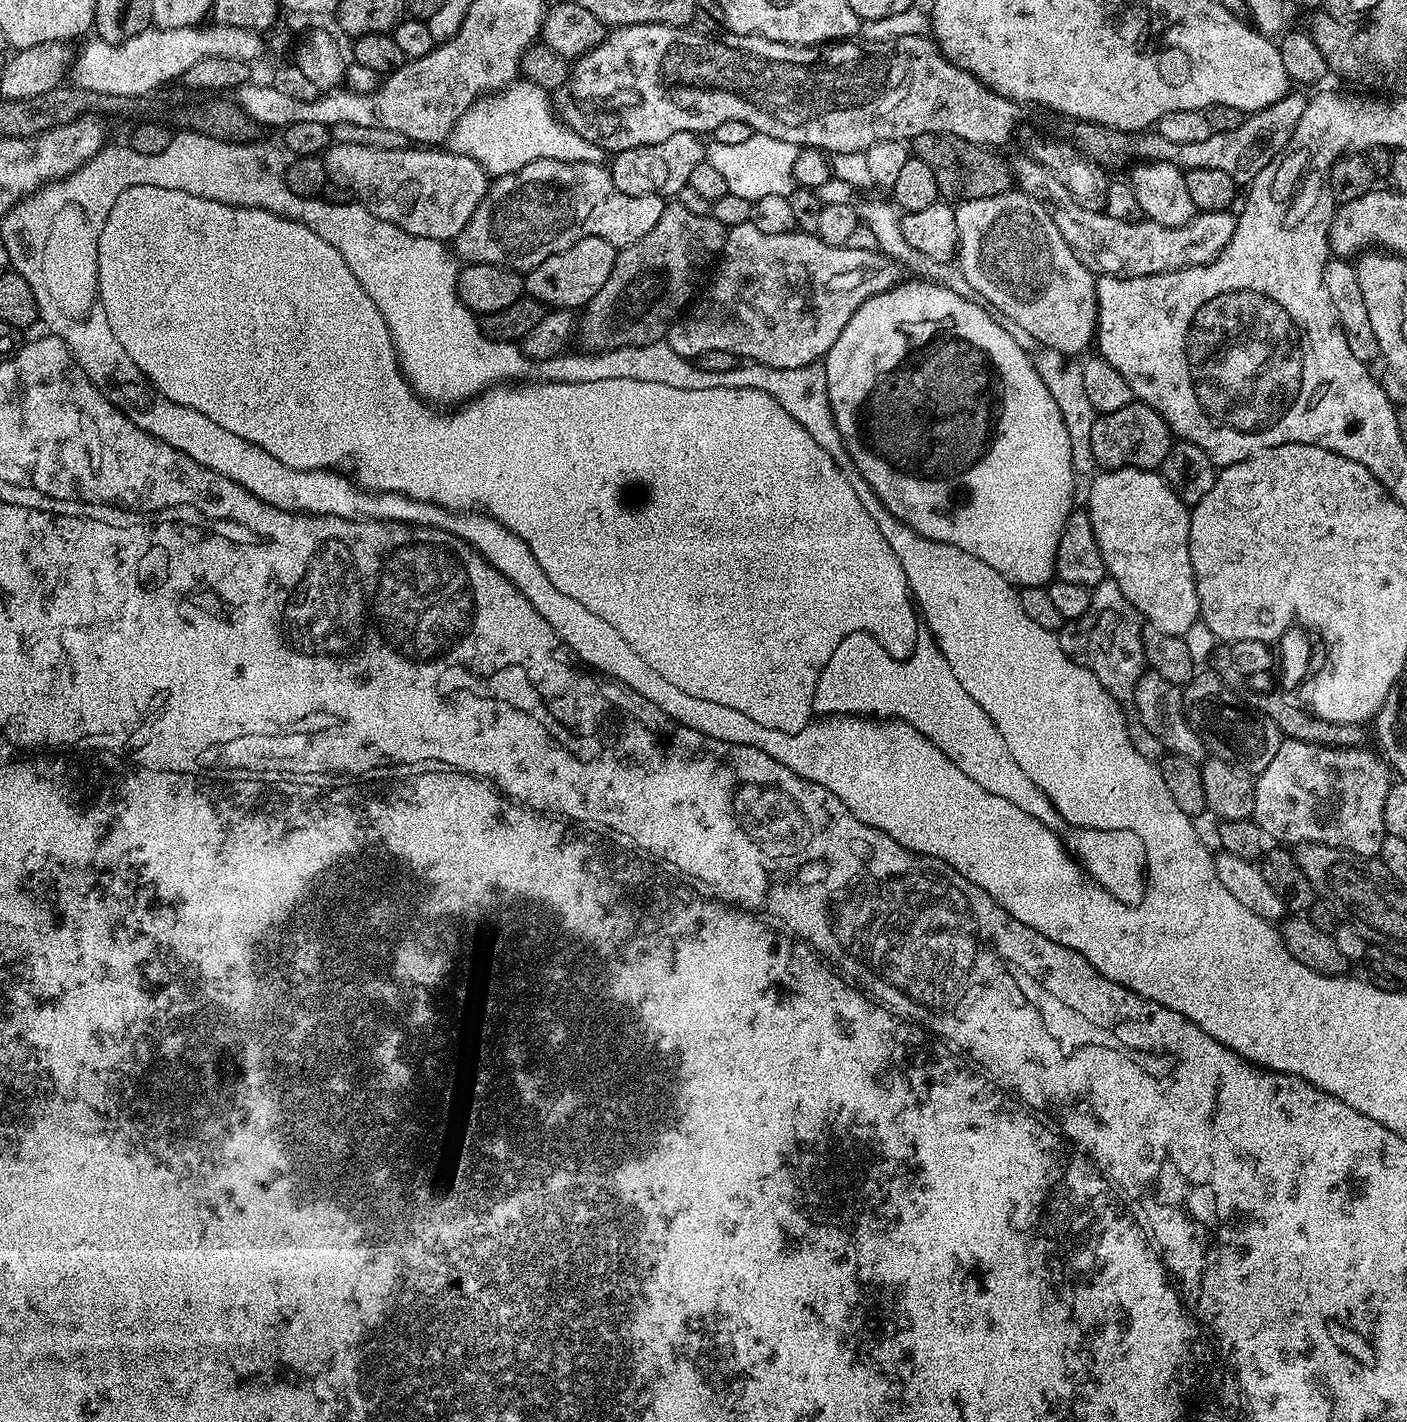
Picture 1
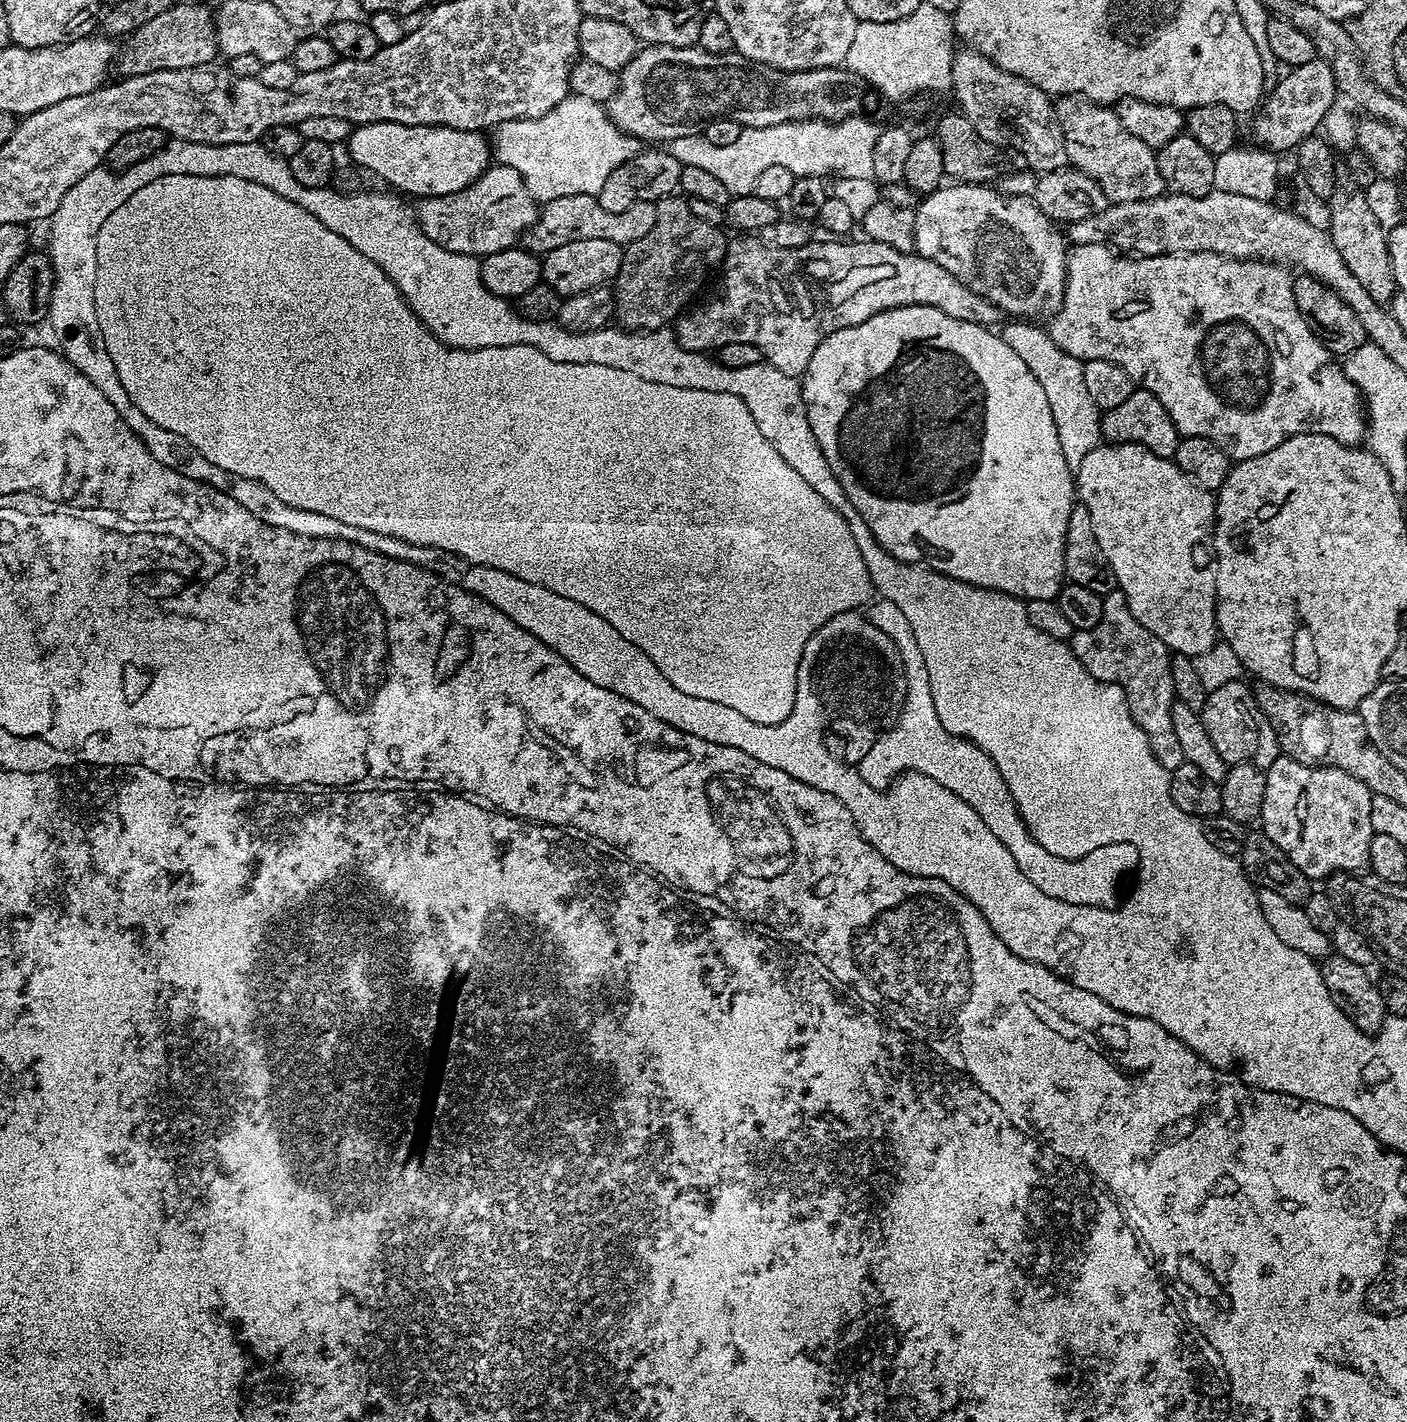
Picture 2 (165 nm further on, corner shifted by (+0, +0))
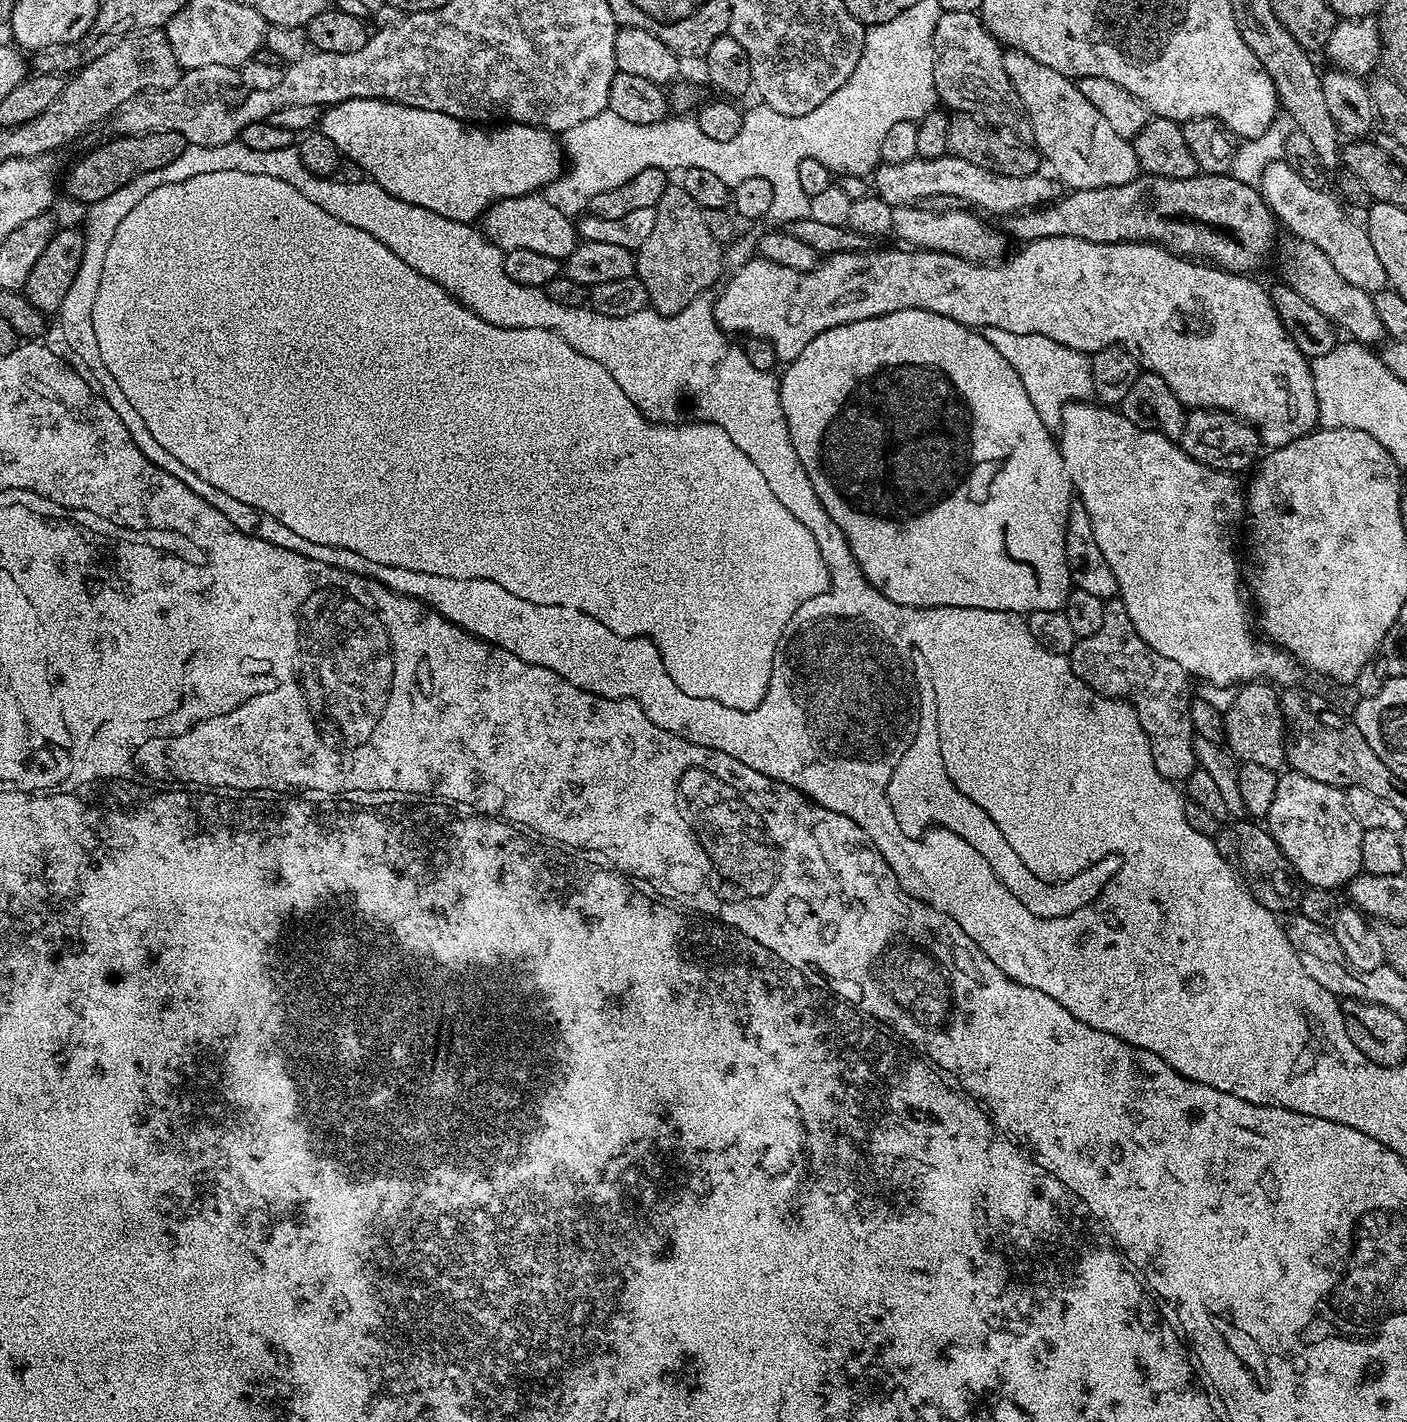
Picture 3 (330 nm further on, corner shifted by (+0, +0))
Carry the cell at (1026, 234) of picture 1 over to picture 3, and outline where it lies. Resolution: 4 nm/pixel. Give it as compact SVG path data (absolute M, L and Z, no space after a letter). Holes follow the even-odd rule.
M896 206L892 210L892 232L905 245L916 250L945 252L954 254L963 260L977 262L996 262L1005 255L1006 236L999 227L991 228L987 219L981 218L975 211L961 210L942 214L932 214L915 206Z

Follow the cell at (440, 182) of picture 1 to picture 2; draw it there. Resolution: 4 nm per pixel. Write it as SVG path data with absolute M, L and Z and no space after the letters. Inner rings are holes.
M499 162L487 168L466 190L449 196L425 196L419 204L418 223L426 238L446 250L477 258L517 247L538 215L538 203L527 189L524 176Z

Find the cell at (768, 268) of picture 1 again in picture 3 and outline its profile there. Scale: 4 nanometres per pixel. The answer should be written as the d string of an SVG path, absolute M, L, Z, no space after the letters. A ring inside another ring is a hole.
M1059 236L1058 238L1042 238L1025 243L1021 252L1016 252L1012 257L1001 259L999 262L977 262L975 260L963 260L954 254L945 252L929 252L927 250L905 250L900 248L884 248L881 252L865 250L862 252L839 252L833 256L821 259L815 268L809 272L802 270L790 270L790 266L778 266L778 262L770 262L763 258L753 258L739 265L736 272L728 280L728 285L720 292L720 297L715 297L712 313L718 322L718 326L724 332L736 334L744 332L745 337L757 336L766 338L770 346L774 346L774 354L777 361L787 362L798 358L806 346L806 342L814 342L818 334L830 330L834 326L862 322L866 318L878 318L886 314L894 314L898 310L930 310L934 314L942 314L942 318L950 318L967 328L983 330L985 328L997 328L998 330L1010 330L1010 334L1042 334L1042 338L1054 338L1054 342L1062 342L1062 346L1070 346L1079 352L1094 353L1112 344L1118 344L1121 348L1128 349L1139 362L1141 369L1146 372L1158 374L1170 390L1174 390L1174 398L1182 402L1185 409L1216 408L1220 412L1229 412L1231 416L1238 416L1241 420L1248 421L1257 432L1260 433L1260 442L1265 449L1281 448L1298 438L1302 438L1307 432L1313 431L1319 425L1318 398L1314 390L1314 378L1309 357L1294 346L1290 334L1286 334L1286 326L1278 318L1278 310L1274 310L1269 289L1248 274L1238 272L1225 272L1224 269L1213 266L1208 262L1197 262L1192 258L1177 256L1175 252L1169 252L1158 244L1147 242L1129 242L1127 244L1099 244L1098 242L1086 242L1082 238L1070 238Z

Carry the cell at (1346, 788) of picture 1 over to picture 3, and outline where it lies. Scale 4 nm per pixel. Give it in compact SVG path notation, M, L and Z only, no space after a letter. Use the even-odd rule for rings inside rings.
M1285 771L1274 793L1266 827L1307 887L1340 890L1361 875L1364 828L1358 818L1350 814L1345 789L1314 782L1314 778L1306 778L1306 774Z

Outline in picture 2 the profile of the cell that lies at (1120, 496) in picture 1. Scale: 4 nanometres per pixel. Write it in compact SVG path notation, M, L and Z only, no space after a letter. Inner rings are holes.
M1101 442L1097 448L1090 450L1090 454L1086 454L1086 458L1082 458L1082 466L1075 468L1074 483L1079 503L1084 504L1086 511L1090 514L1090 522L1094 526L1094 534L1098 537L1098 546L1102 546L1102 554L1106 554L1111 568L1114 570L1116 587L1119 592L1126 594L1126 602L1130 606L1134 618L1138 618L1138 622L1142 622L1142 626L1146 626L1146 630L1150 630L1155 636L1162 638L1162 642L1173 653L1195 658L1209 652L1218 642L1218 629L1216 627L1216 574L1211 567L1199 568L1196 565L1196 547L1203 540L1205 543L1209 539L1216 523L1215 495L1209 489L1198 486L1198 482L1194 482L1194 478L1190 478L1190 474L1186 474L1176 465L1175 459L1159 456L1137 444L1109 444Z

